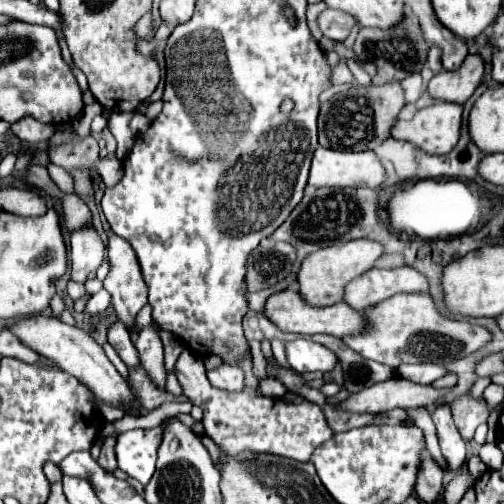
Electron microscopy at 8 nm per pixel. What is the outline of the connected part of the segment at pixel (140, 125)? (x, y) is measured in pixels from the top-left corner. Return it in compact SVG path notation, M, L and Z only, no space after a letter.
M135 114L133 118L131 118L131 122L129 122L129 126L131 126L131 132L133 134L143 134L143 130L147 130L147 126L151 124L151 120L147 118L147 116L143 116L143 114Z

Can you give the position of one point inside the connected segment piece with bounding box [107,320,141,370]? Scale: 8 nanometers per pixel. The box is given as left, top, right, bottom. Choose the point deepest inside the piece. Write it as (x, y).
(119, 338)

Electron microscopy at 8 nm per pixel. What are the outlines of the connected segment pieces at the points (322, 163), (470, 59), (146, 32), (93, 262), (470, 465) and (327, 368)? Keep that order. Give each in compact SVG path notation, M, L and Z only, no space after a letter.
M319 146L313 154L309 184L381 188L387 172L375 152L337 152Z
M469 54L457 70L443 70L429 82L429 92L435 100L463 104L483 82L485 60L477 54Z
M147 13L139 22L135 25L135 33L142 39L147 41L151 40L154 37L154 32L152 31L152 14Z
M83 228L71 234L71 280L85 284L91 272L97 272L105 258L105 244L95 228Z
M473 455L467 460L467 468L474 478L479 478L479 476L488 470L487 466L477 455Z
M305 338L285 342L285 354L289 366L297 372L331 372L337 364L331 350Z

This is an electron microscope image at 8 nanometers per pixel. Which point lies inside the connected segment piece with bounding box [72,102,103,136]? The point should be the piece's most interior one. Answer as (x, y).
(82, 124)

